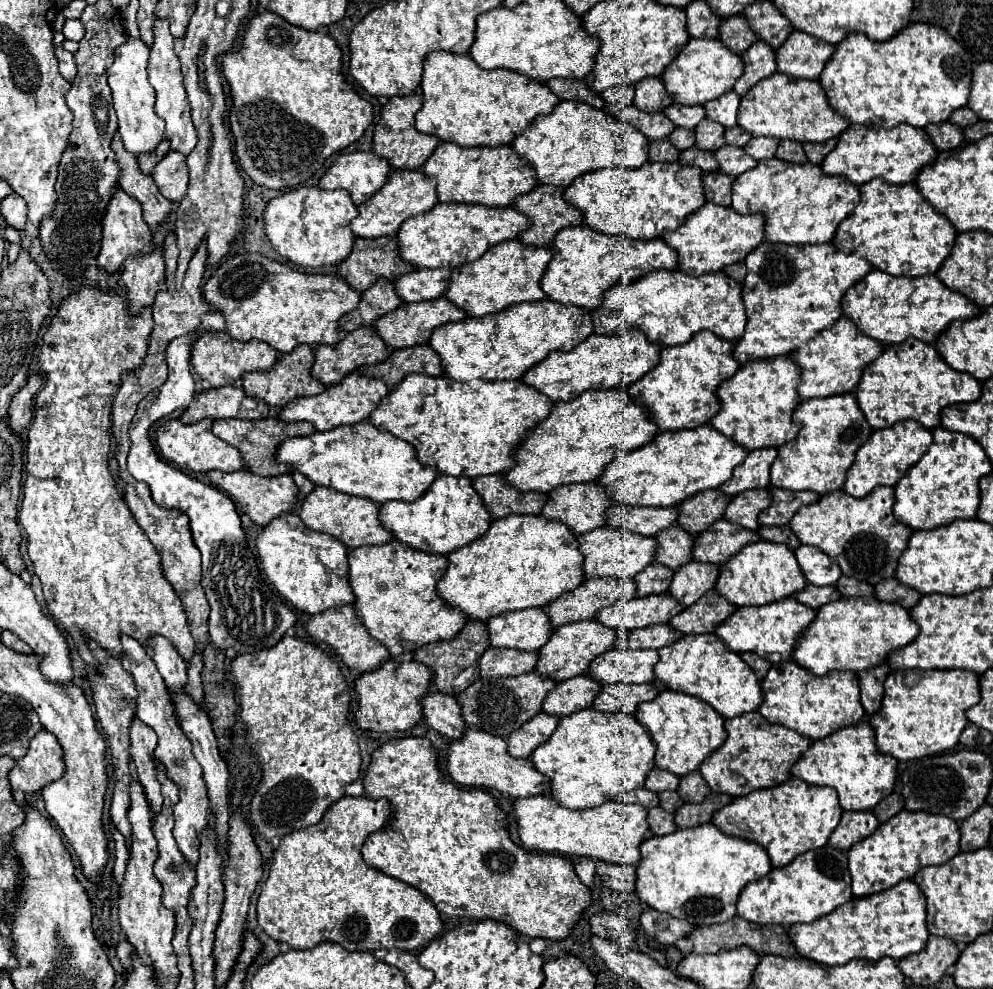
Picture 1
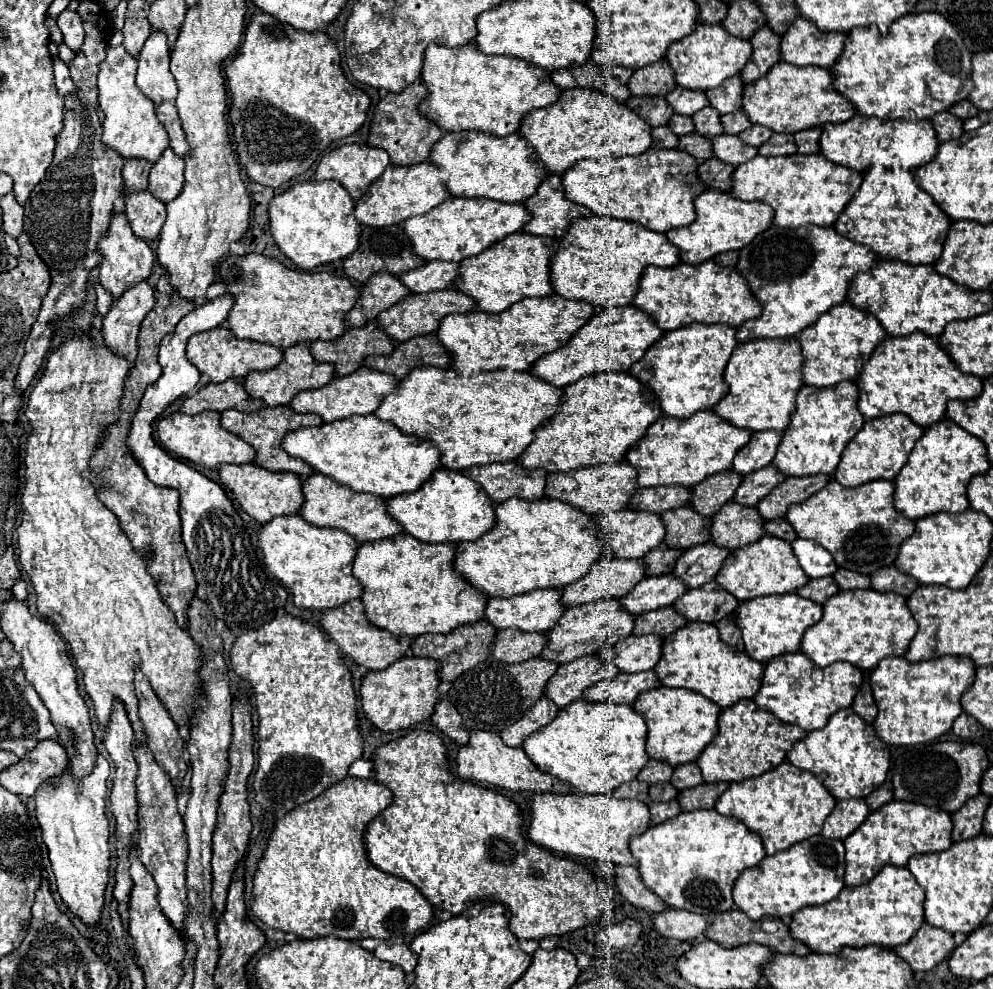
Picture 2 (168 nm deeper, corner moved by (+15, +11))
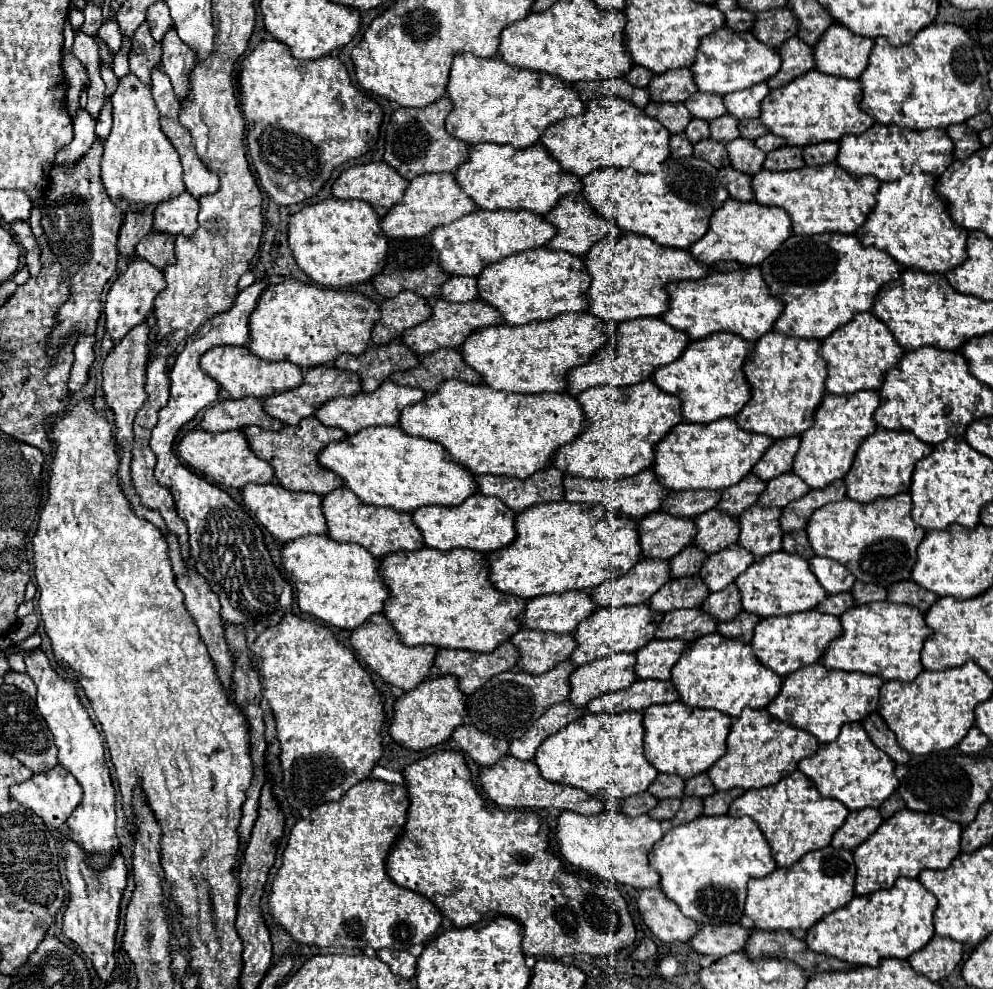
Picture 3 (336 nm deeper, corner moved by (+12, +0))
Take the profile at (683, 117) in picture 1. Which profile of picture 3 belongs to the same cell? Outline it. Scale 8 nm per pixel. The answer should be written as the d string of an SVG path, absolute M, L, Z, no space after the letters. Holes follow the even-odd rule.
M700 91L694 93L692 97L688 97L684 105L692 113L692 117L706 119L706 121L712 121L716 117L722 117L726 113L726 107L724 107L720 95L704 95Z

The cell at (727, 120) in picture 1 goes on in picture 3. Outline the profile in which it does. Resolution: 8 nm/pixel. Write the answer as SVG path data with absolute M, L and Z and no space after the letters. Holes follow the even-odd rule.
M758 83L754 87L748 87L744 91L736 91L732 95L724 95L724 105L730 115L736 119L754 119L760 115L760 103L770 93L770 87L766 83Z

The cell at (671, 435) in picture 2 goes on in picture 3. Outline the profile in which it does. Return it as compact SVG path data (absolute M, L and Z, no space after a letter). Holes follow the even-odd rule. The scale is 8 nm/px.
M722 417L708 425L680 423L656 447L656 461L652 465L658 481L670 491L684 489L728 489L742 481L760 461L774 439L758 433L748 433L738 427L736 419Z

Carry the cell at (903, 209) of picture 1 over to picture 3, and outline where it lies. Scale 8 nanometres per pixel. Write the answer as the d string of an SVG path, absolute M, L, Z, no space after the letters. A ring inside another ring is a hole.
M906 175L898 181L882 183L878 203L868 215L866 223L856 231L862 245L874 245L892 255L908 269L922 269L926 273L948 273L952 267L964 263L968 231L956 227L944 207L944 199L936 195L936 177L932 175Z

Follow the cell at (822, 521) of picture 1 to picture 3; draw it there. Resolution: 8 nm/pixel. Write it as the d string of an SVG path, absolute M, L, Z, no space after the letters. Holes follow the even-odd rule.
M910 493L880 497L874 503L858 503L852 499L828 503L812 513L806 533L816 555L842 563L858 581L890 587L896 581L908 581L916 563L916 549L926 531L912 517Z

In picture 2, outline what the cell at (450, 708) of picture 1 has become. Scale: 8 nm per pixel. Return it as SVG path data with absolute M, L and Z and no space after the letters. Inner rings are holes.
M441 698L439 700L439 704L433 710L431 720L451 740L455 740L457 744L467 744L469 730L465 730L463 720L461 720L461 714L453 708L453 704L447 698Z

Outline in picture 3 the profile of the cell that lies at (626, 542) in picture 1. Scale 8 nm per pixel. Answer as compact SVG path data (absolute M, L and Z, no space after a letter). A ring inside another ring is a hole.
M654 511L638 521L642 557L670 559L696 537L694 519L680 519L666 511Z

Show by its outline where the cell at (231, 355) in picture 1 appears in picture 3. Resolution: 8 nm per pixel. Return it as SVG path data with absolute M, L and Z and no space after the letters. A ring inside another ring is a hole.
M214 347L202 355L200 367L206 375L218 381L220 387L226 389L232 399L244 399L244 397L264 399L274 393L296 389L302 383L302 369L298 365L292 365L288 361L280 361L280 363L264 361L254 353L250 353L248 347Z

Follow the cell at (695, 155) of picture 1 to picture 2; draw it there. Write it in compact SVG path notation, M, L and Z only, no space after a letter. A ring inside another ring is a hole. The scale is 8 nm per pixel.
M697 134L681 136L677 148L683 150L683 152L687 152L687 154L691 154L691 156L697 158L697 160L707 160L707 158L713 156L711 140L709 140L709 138L703 138L703 136L697 136Z

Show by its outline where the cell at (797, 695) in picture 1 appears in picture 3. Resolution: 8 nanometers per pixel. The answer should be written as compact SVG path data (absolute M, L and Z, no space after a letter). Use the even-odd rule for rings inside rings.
M822 663L806 665L784 679L780 695L766 707L770 715L790 721L798 729L812 733L820 743L830 743L838 737L844 723L862 721L878 705L878 693L884 679L864 673L844 673L826 669Z

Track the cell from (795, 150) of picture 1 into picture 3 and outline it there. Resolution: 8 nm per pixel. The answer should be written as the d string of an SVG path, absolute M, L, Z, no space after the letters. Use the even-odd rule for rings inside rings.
M790 145L770 151L764 161L764 169L768 171L788 171L788 169L800 169L800 167L804 167L802 149L790 147Z

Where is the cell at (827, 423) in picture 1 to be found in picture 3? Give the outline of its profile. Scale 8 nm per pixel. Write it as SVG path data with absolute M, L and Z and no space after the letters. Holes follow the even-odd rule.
M858 391L852 395L824 395L820 407L816 409L814 425L800 437L800 449L796 453L792 471L800 475L812 489L820 489L836 479L844 479L852 467L858 445L878 429L874 421L876 405L878 391Z

